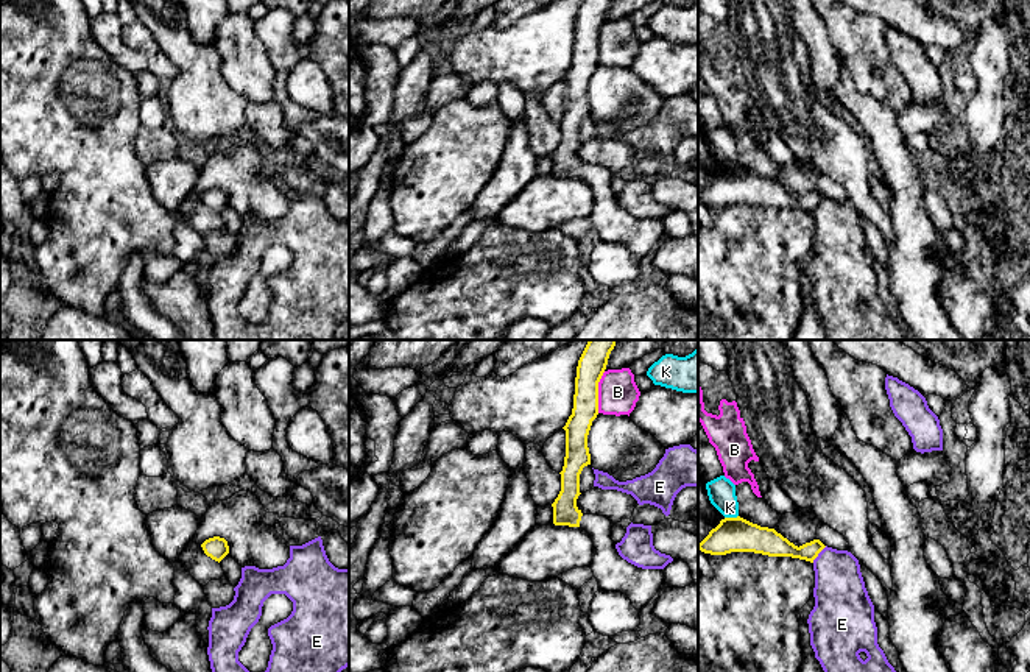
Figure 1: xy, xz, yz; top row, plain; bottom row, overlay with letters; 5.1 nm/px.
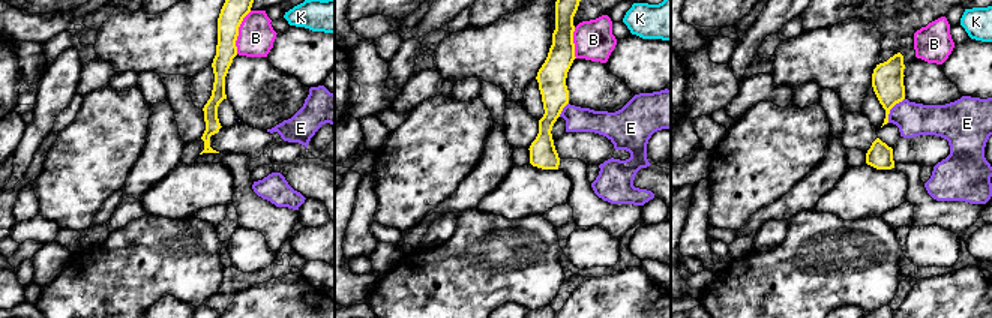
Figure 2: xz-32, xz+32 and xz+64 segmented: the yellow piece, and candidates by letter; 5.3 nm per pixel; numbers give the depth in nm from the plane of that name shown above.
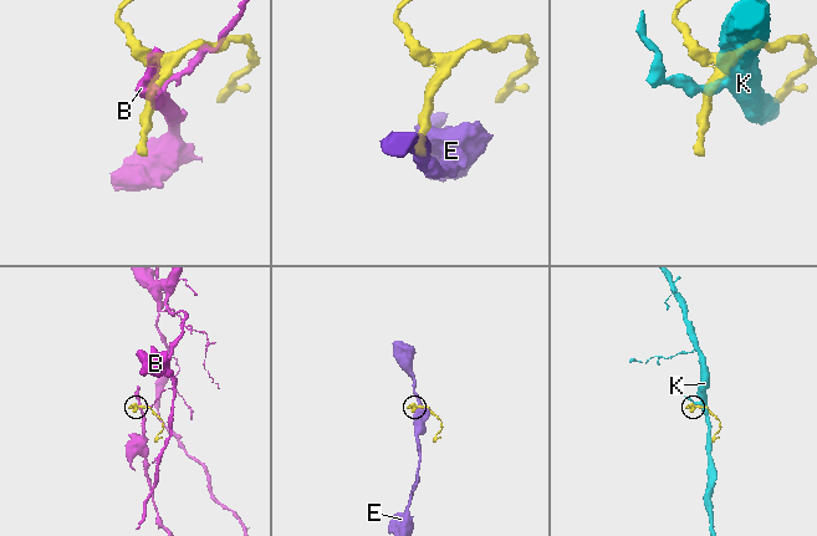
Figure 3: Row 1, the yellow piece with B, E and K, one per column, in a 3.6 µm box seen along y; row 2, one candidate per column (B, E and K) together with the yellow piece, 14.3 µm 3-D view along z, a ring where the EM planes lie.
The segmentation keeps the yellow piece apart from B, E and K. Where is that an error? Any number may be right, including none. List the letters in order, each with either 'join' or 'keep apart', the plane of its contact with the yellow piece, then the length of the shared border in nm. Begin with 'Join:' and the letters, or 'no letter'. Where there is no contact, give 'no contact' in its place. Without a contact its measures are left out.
Join: no letter
B: keep apart; contact in xz; length 220 nm
E: keep apart; contact in yz; length 120 nm
K: keep apart; contact in yz; length 70 nm

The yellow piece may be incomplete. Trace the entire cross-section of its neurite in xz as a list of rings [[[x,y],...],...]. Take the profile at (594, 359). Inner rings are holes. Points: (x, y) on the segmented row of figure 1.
[[[589,340],[577,366],[573,409],[566,426],[566,457],[561,491],[553,507],[553,524],[581,527],[594,543],[591,569],[603,591],[625,594],[636,610],[642,610],[664,588],[662,569],[642,569],[623,560],[611,539],[612,521],[598,515],[583,515],[577,507],[580,474],[591,465],[587,435],[598,415],[598,382],[617,340]]]

